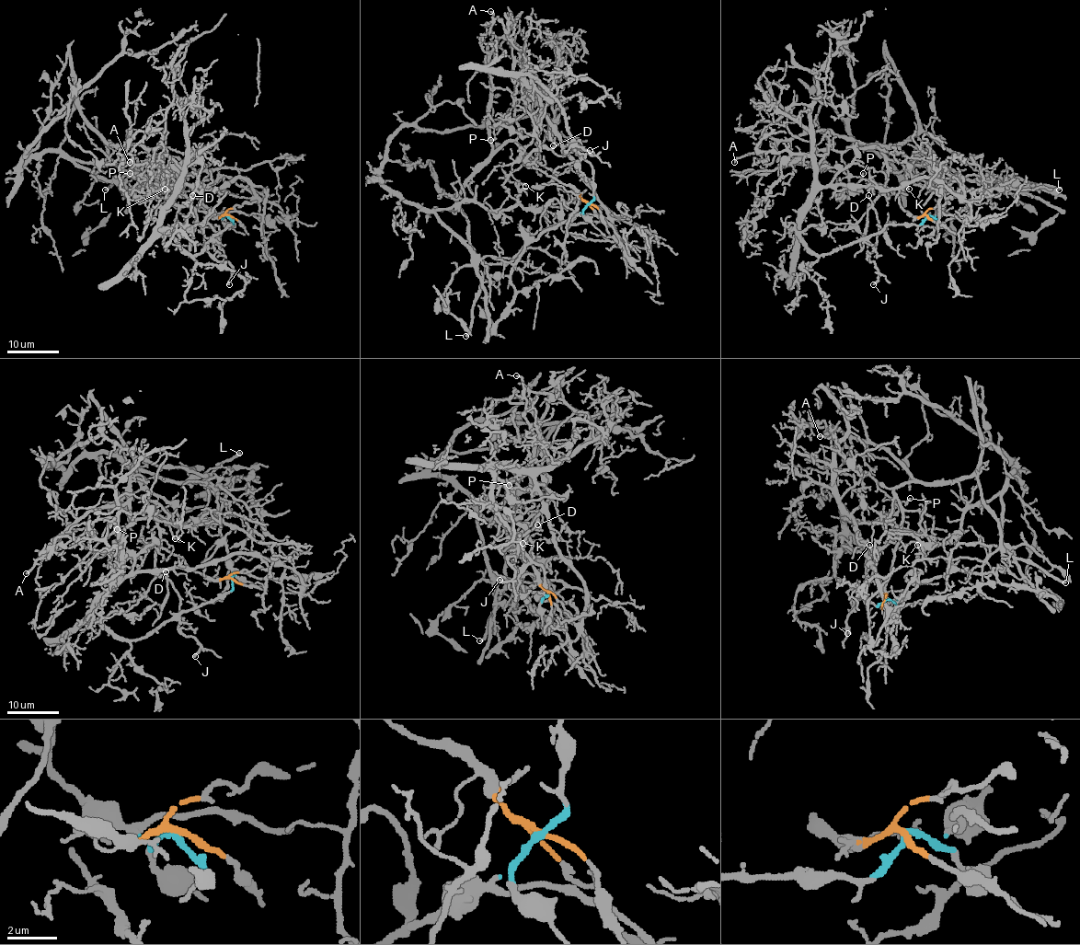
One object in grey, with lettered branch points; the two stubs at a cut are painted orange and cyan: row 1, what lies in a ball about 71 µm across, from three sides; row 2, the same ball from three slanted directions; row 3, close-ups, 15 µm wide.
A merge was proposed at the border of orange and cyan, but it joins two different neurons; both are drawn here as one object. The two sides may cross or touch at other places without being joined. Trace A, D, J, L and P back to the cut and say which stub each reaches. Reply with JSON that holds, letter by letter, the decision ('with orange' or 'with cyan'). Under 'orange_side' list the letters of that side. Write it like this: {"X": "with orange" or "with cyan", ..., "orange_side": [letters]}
{"A": "with cyan", "D": "with orange", "J": "with orange", "L": "with orange", "P": "with orange", "orange_side": ["D", "J", "L", "P"]}

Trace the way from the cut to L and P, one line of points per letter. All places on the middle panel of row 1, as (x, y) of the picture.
L: (589, 203), (524, 163), (511, 141), (471, 178), (457, 203), (485, 264), (465, 336)
P: (589, 203), (574, 189), (524, 163), (514, 119), (489, 140)

